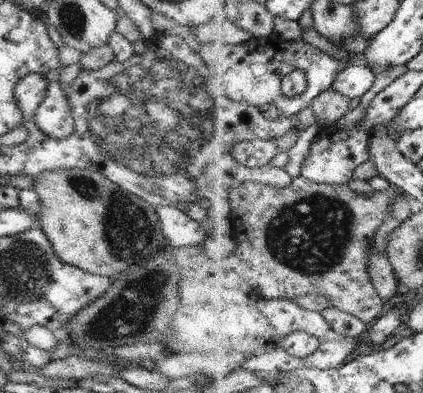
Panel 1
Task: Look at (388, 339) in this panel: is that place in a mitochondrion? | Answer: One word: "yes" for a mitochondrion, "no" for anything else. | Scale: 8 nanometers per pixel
no

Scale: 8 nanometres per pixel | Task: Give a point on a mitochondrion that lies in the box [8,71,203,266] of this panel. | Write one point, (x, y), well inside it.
(120, 220)

